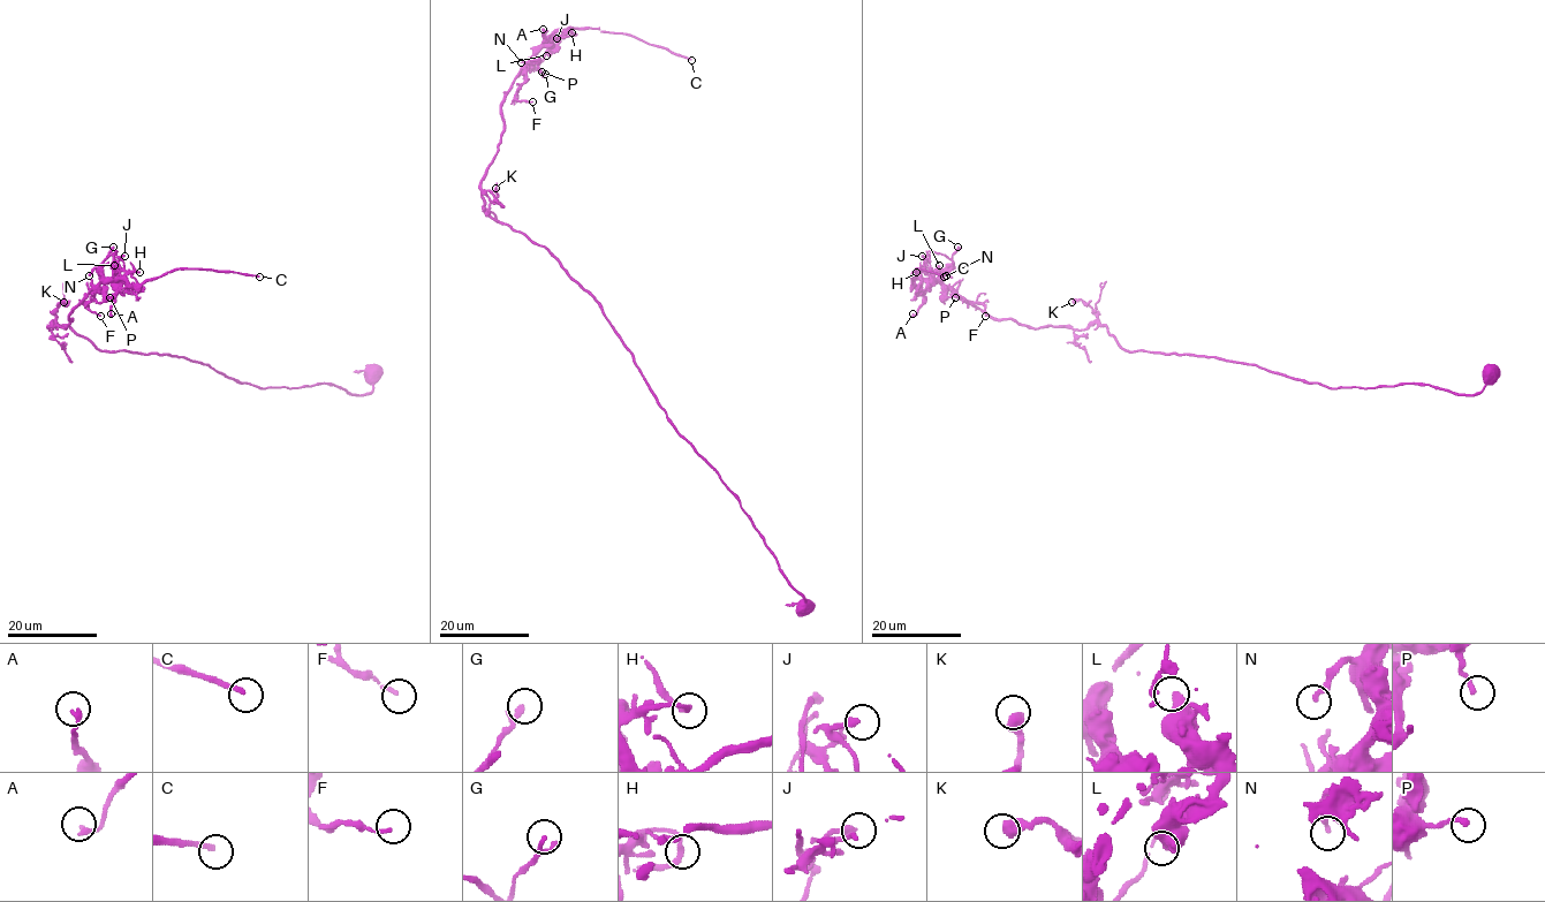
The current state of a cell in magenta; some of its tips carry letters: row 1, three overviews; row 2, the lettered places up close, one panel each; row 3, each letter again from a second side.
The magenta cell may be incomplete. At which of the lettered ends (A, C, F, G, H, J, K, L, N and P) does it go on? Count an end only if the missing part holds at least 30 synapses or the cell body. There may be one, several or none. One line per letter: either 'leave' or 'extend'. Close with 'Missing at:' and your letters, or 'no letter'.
A: leave
C: extend
F: leave
G: leave
H: leave
J: leave
K: leave
L: leave
N: leave
P: leave
Missing at: C

